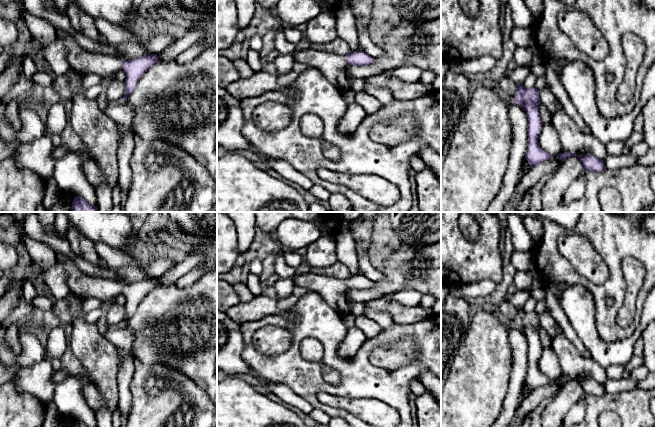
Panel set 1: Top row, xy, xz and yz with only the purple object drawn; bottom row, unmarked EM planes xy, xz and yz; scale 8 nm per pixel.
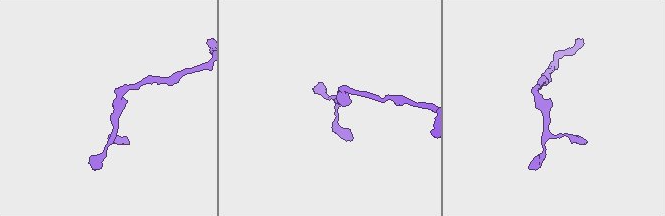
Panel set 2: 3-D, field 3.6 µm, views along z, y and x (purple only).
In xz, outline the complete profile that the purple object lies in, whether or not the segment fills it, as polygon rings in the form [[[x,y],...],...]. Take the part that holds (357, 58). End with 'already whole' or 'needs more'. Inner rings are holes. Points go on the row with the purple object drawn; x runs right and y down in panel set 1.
[[[311,48],[294,51],[292,54],[295,62],[308,64],[318,69],[330,83],[343,92],[351,89],[345,67],[348,64],[354,66],[371,65],[375,59],[359,50],[351,52],[347,56],[317,51]]] | needs more

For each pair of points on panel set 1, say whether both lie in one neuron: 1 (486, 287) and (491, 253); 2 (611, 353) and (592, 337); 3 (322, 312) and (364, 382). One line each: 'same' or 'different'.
1: different
2: same
3: same

